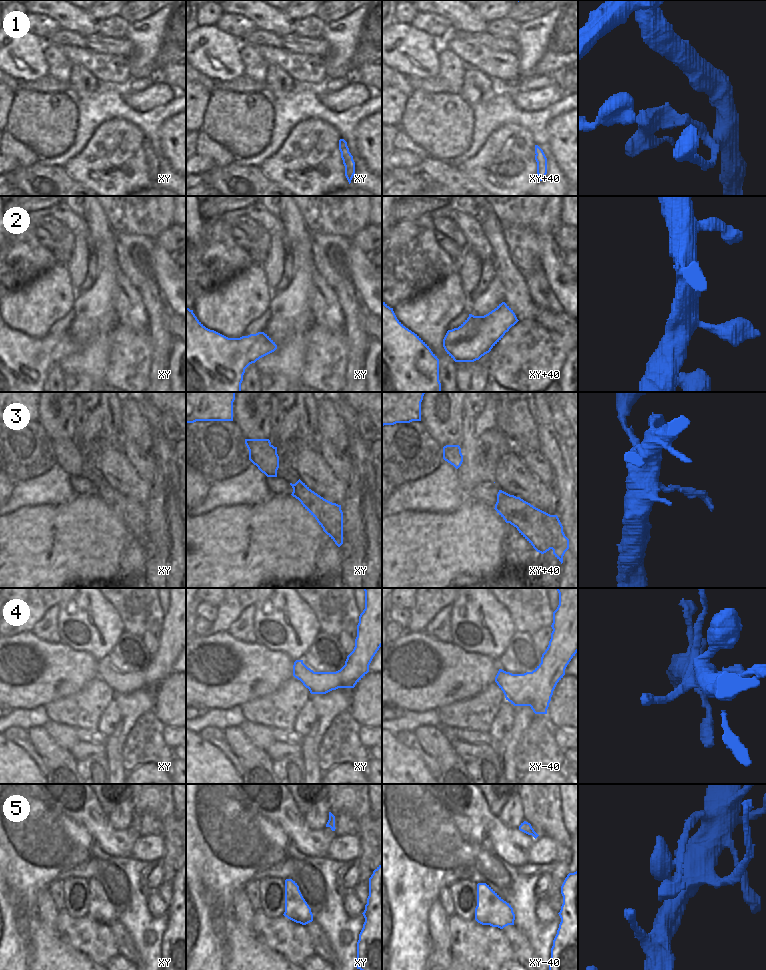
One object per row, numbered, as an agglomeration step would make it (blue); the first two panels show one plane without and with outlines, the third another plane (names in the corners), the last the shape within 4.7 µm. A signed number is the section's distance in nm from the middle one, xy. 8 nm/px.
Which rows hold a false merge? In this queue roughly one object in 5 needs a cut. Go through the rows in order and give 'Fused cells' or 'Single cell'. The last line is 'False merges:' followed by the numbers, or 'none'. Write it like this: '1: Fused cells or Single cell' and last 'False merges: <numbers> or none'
1: Fused cells
2: Single cell
3: Fused cells
4: Single cell
5: Single cell
False merges: 1, 3

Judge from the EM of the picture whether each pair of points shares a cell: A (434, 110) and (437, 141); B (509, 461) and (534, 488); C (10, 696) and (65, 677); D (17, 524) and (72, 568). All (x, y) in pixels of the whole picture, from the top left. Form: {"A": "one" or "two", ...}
{"A": "one", "B": "one", "C": "one", "D": "one"}

